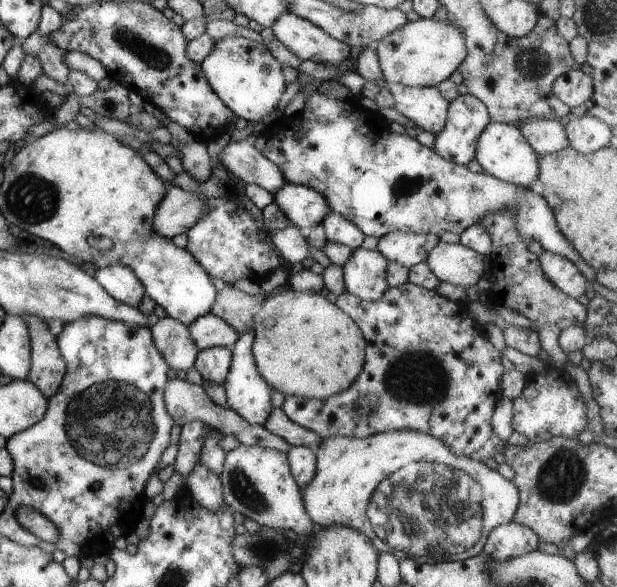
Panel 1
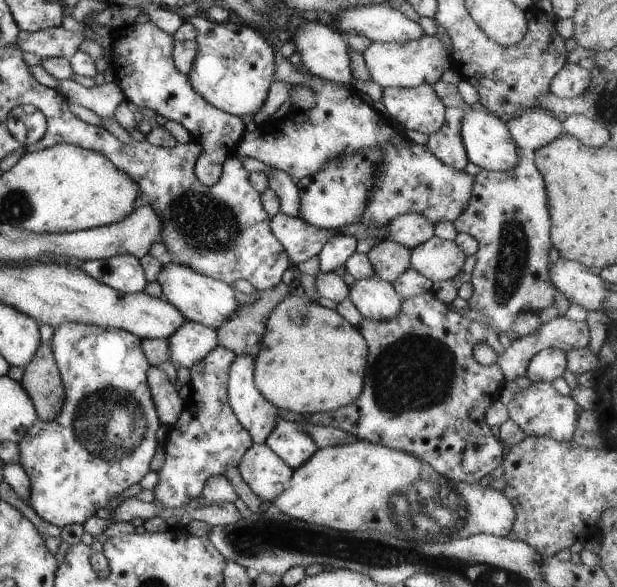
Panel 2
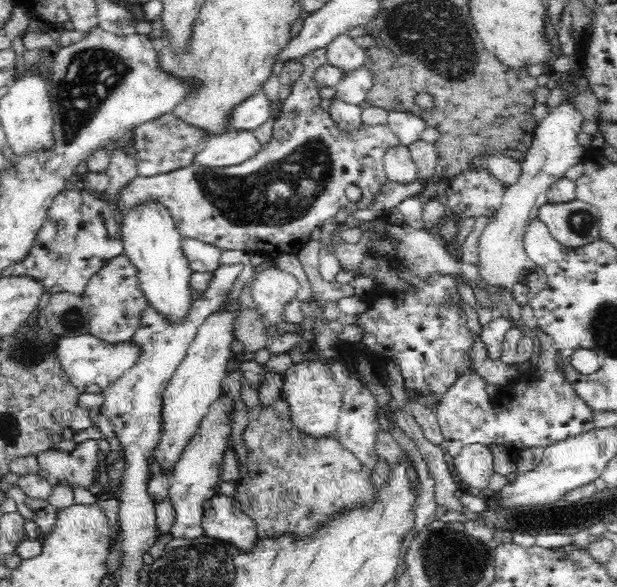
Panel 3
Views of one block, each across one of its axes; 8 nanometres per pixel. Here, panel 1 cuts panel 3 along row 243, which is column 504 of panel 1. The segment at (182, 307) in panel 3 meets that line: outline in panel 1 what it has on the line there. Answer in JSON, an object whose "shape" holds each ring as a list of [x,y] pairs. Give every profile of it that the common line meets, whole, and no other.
{"shape":[[[491,120],[478,136],[475,158],[484,173],[514,186],[530,189],[532,182],[538,180],[539,157],[517,125]]]}

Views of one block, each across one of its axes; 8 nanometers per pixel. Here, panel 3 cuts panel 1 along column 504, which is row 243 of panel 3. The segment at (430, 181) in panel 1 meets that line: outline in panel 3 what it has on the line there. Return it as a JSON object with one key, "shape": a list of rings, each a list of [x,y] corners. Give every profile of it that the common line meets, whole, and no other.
{"shape":[[[182,238],[181,243],[192,272],[214,272],[218,268],[222,249],[193,238]]]}

